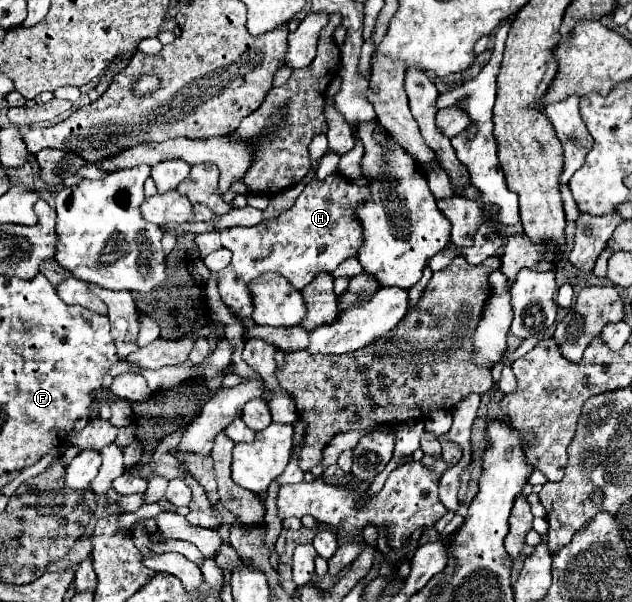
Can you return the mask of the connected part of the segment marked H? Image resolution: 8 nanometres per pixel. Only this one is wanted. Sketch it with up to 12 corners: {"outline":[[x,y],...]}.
{"outline":[[340,173],[276,219],[222,231],[222,301],[252,315],[264,273],[304,289],[356,257],[370,189]]}

